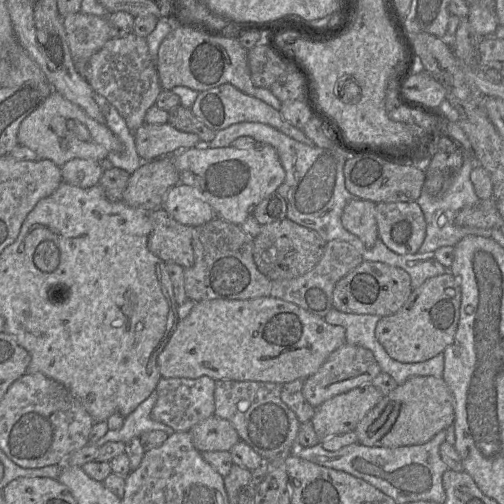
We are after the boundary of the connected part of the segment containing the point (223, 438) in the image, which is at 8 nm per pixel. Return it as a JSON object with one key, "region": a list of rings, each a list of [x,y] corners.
{"region":[[[215,415],[197,423],[188,432],[194,447],[201,453],[230,451],[240,441],[232,423]]]}

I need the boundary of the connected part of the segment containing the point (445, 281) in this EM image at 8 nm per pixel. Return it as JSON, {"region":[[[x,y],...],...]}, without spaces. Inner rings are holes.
{"region":[[[450,272],[428,278],[412,290],[406,303],[394,314],[381,317],[375,336],[388,355],[401,363],[419,363],[443,353],[454,341],[459,322],[461,286]]]}

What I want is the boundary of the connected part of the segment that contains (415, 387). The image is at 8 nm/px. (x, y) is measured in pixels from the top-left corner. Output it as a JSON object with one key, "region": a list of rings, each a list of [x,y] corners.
{"region":[[[416,376],[398,385],[361,420],[354,432],[358,443],[368,447],[404,447],[421,445],[431,440],[454,422],[453,399],[443,378]]]}

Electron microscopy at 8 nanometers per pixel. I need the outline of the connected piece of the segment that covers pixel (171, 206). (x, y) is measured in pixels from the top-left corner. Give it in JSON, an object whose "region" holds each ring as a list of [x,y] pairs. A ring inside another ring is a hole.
{"region":[[[182,183],[169,189],[163,208],[176,221],[193,228],[217,217],[211,205],[198,195],[195,188]]]}

